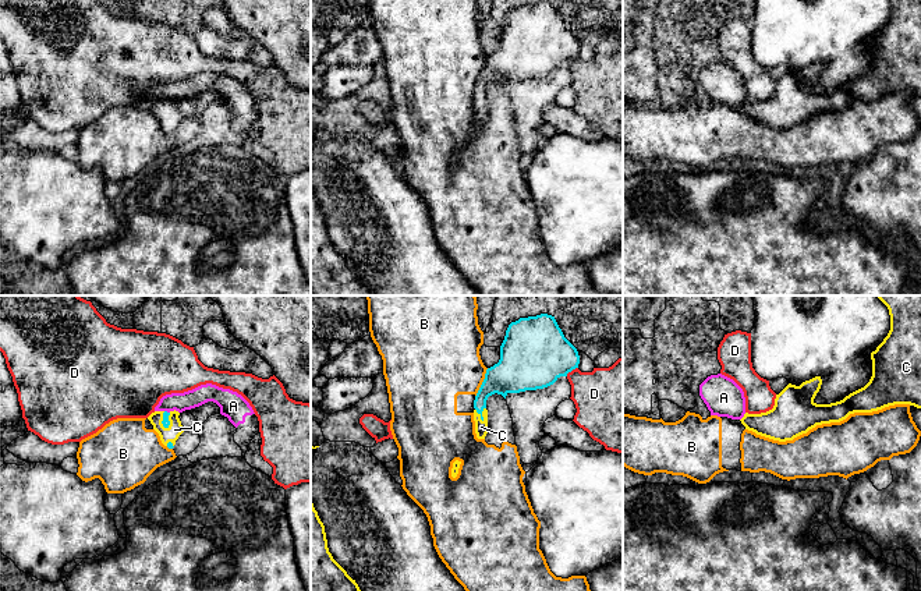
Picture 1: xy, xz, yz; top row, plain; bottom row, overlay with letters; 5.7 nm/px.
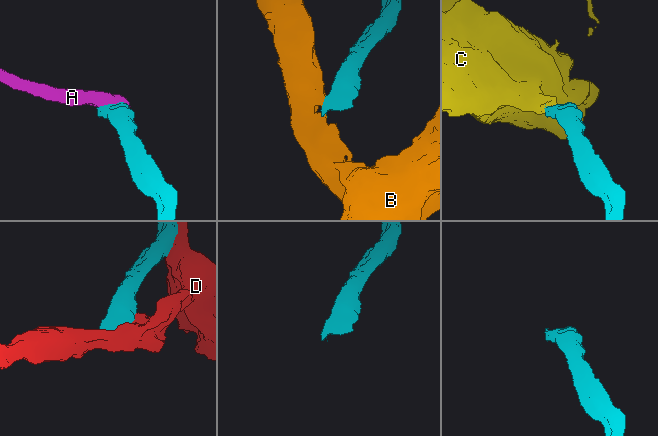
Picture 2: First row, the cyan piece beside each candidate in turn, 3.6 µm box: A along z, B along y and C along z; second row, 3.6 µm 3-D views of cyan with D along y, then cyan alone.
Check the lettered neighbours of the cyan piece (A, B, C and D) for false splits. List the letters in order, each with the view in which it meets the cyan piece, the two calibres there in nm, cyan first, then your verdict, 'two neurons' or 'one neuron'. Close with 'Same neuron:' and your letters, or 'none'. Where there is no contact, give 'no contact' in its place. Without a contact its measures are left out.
A: xy | 50/110 nm | two neurons
B: xz | 280/400 nm | two neurons
C: xz | 180/80 nm | one neuron
D: xz | 380/340 nm | two neurons
Same neuron: C

